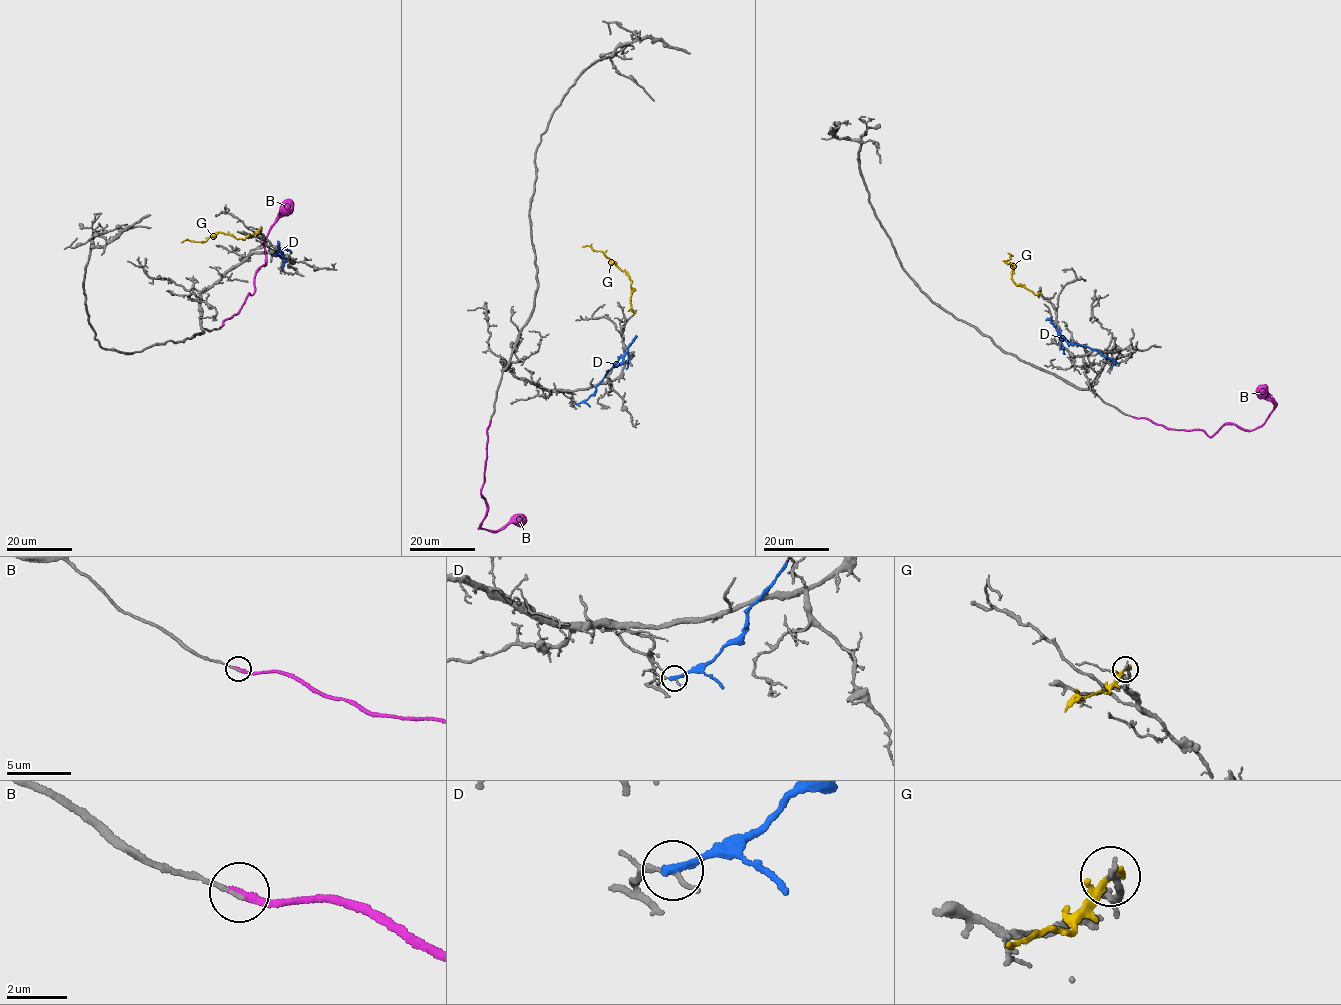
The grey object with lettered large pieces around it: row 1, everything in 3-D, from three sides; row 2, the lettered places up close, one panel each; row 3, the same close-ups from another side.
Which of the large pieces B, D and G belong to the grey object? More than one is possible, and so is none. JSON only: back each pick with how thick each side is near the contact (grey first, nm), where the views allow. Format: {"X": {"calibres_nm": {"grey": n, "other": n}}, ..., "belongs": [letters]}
{"B": {"calibres_nm": {"grey": 140, "other": 260}}, "belongs": ["B"]}

